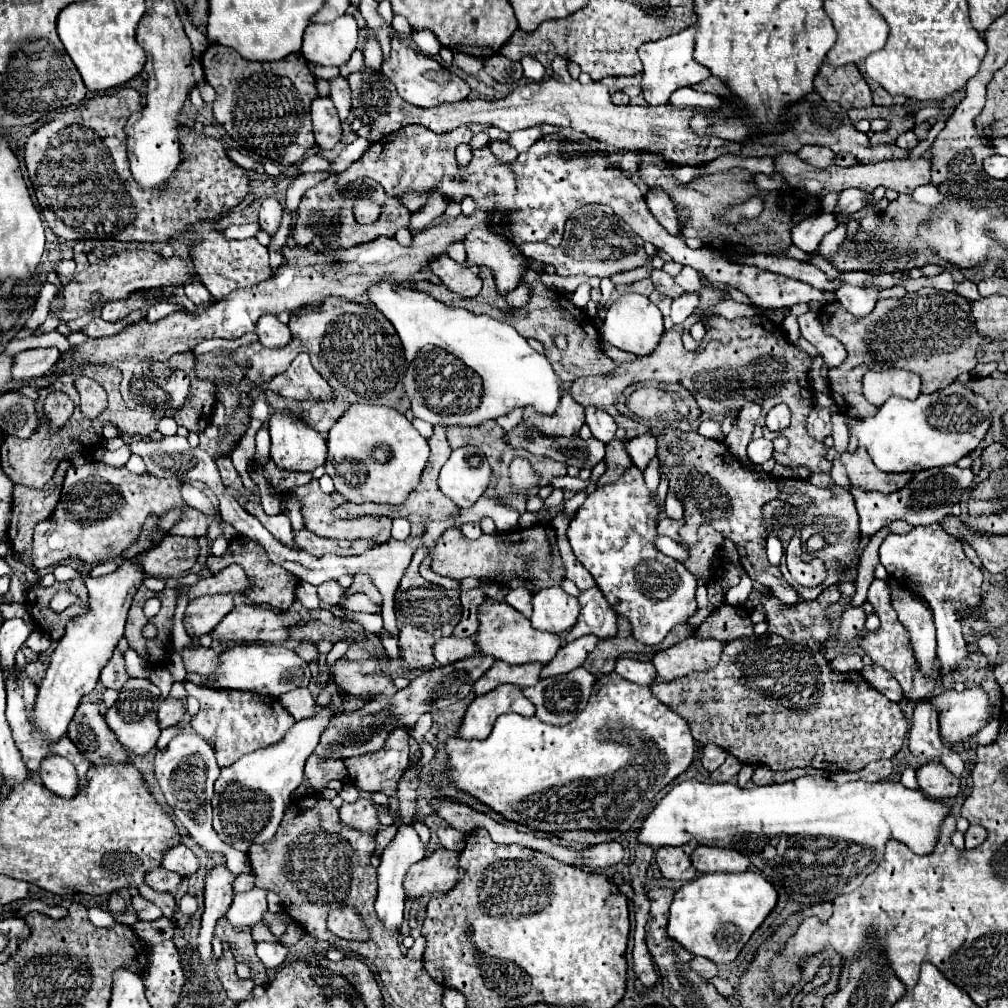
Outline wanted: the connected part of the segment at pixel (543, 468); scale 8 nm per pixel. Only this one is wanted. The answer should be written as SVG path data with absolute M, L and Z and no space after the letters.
M528 455L526 459L530 461L532 469L541 476L538 485L548 485L554 477L566 475L566 465L564 463L558 463L558 461L546 459L546 457L536 457L536 455Z

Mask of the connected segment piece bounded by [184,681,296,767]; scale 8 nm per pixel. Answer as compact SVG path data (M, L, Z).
M186 681L184 687L190 697L196 697L200 701L200 715L192 719L192 729L214 745L220 767L230 767L242 755L278 743L282 735L286 735L288 727L296 723L294 717L278 703L276 697L266 697L252 691L210 689L210 687L194 685L190 681Z

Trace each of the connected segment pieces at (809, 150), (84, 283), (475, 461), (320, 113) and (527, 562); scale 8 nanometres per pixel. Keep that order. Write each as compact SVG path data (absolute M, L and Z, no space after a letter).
M806 145L798 151L798 157L804 159L806 163L818 167L818 169L828 169L834 165L836 153L828 147L818 147L818 145Z
M120 251L110 257L104 257L102 265L90 265L86 271L76 273L76 277L58 291L56 299L58 297L64 299L62 311L68 311L68 321L70 321L90 313L96 307L96 303L104 305L108 301L126 299L130 293L140 289L184 285L186 281L192 281L192 275L188 273L188 267L180 257L162 259L154 251Z
M478 447L454 449L440 471L440 491L458 507L472 507L490 485L490 465Z
M318 97L312 101L312 123L314 135L320 149L334 149L342 137L340 119L330 97Z
M548 523L548 529L542 525L534 525L522 531L510 533L494 533L494 535L480 535L476 541L470 541L460 529L450 529L442 535L438 545L432 551L432 571L448 577L448 579L488 579L502 583L504 587L526 587L530 593L538 593L546 587L560 585L566 577L564 563L556 547L556 531Z

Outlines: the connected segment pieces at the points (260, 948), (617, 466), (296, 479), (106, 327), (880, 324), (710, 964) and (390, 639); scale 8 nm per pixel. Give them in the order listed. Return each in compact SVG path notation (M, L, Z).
M278 941L276 943L258 943L256 945L256 953L258 953L258 957L260 957L260 961L264 963L266 969L280 967L286 961L288 951L290 949L284 943L278 943Z
M612 441L606 445L606 461L608 461L608 469L606 473L598 479L598 485L606 485L606 483L614 483L618 471L626 471L632 461L624 449L624 441Z
M268 461L268 463L264 465L264 477L266 477L266 481L270 483L272 489L274 489L278 495L280 495L280 493L288 493L288 491L292 491L294 487L312 481L311 472L280 471L280 469L276 469L276 465L274 465L272 461Z
M132 313L132 315L136 315L136 317L128 317L128 319L124 319L122 323L106 323L106 321L102 321L100 317L94 317L92 321L88 321L88 323L82 327L82 333L88 335L88 337L110 337L110 335L114 335L116 331L122 331L122 327L126 327L126 323L132 323L132 321L142 319L142 313L140 313L140 315L138 315L138 313Z
M924 287L920 291L906 293L902 299L880 299L876 303L874 311L866 317L854 317L838 301L824 305L818 315L824 325L824 331L828 335L834 335L836 339L840 339L848 351L846 363L842 363L842 367L838 367L838 369L830 369L828 379L830 379L832 399L836 401L840 411L844 415L856 417L856 419L870 417L876 411L876 407L866 403L866 399L862 395L862 377L866 371L870 371L870 369L878 371L884 367L912 371L912 373L920 375L920 379L922 379L922 393L930 395L934 391L944 389L946 385L950 385L960 373L972 371L976 365L976 351L982 349L986 353L986 349L988 349L988 343L984 343L984 339L976 333L972 313L970 313L970 303L966 303L962 297L948 293L948 291L938 293L938 289L932 289L932 287Z
M696 957L692 961L692 969L700 973L704 979L714 979L718 975L718 965L714 965L714 961L704 959L704 957Z
M382 629L380 633L376 633L376 637L382 641L388 657L394 659L394 661L398 661L398 659L400 659L400 657L398 657L398 639L396 639L394 635L390 635L386 629Z

